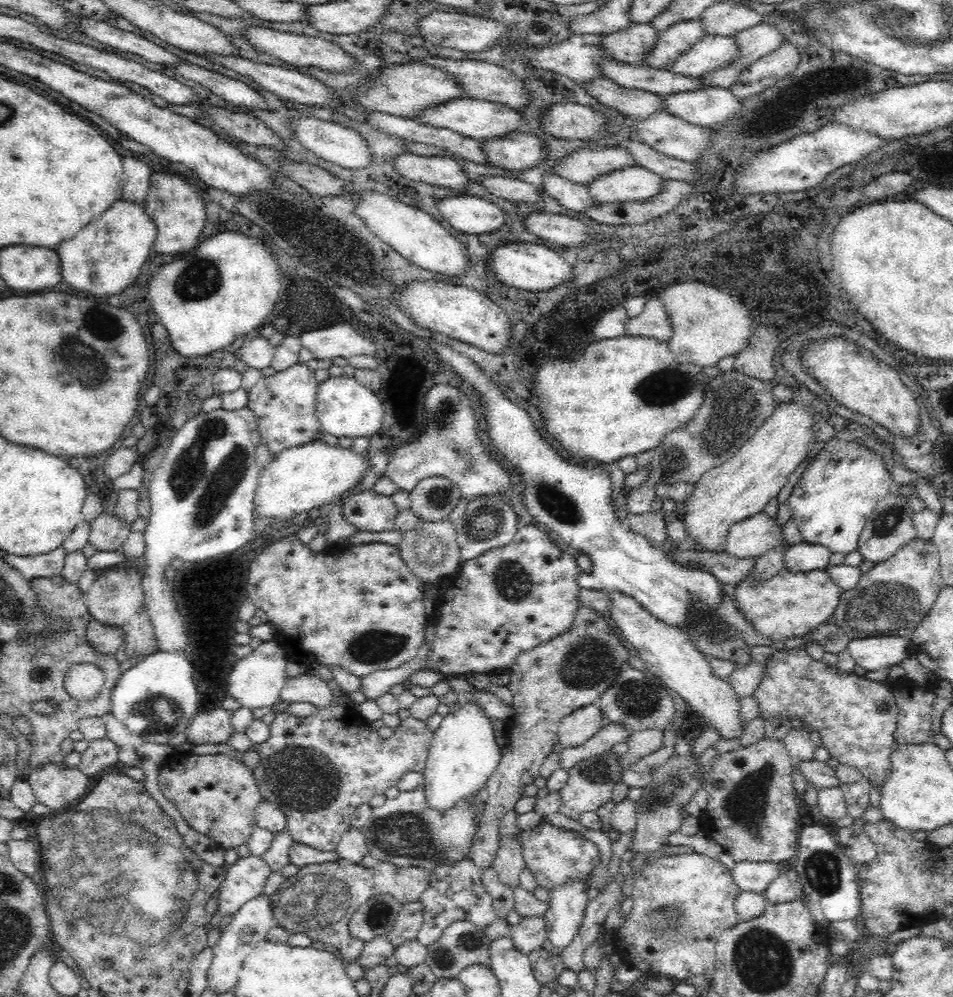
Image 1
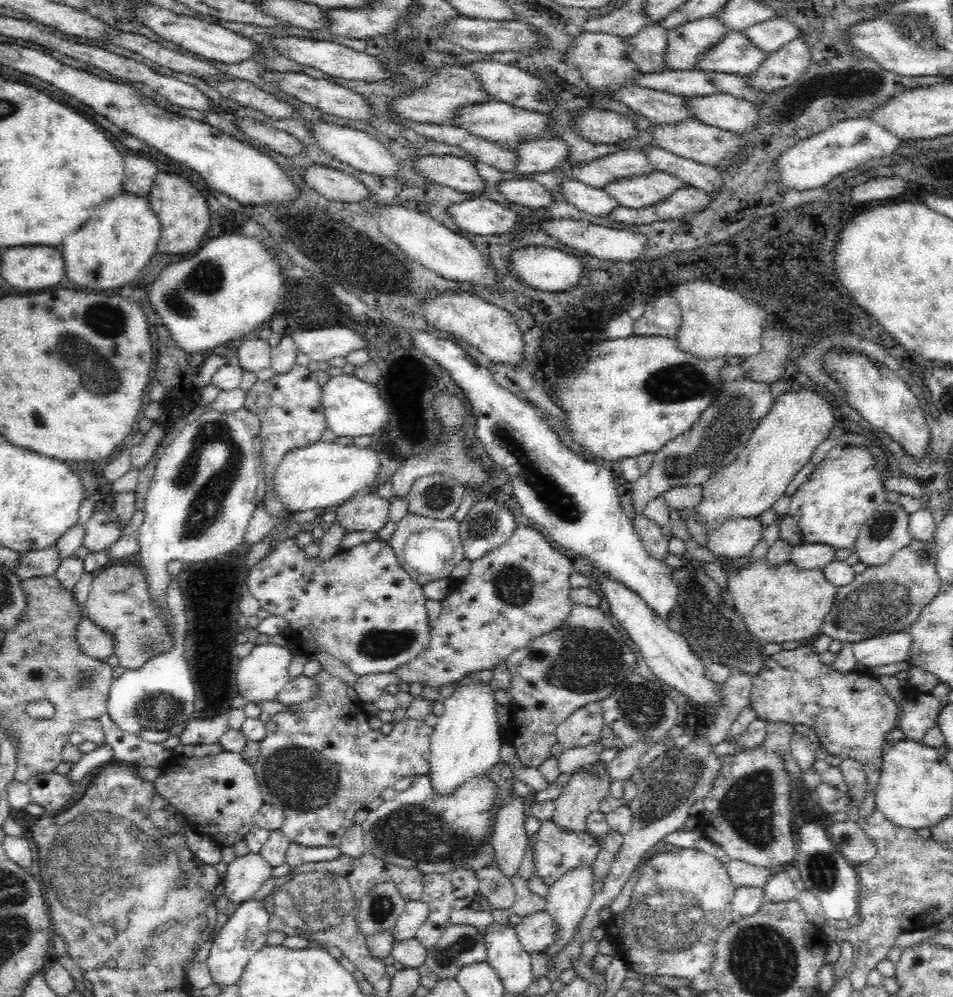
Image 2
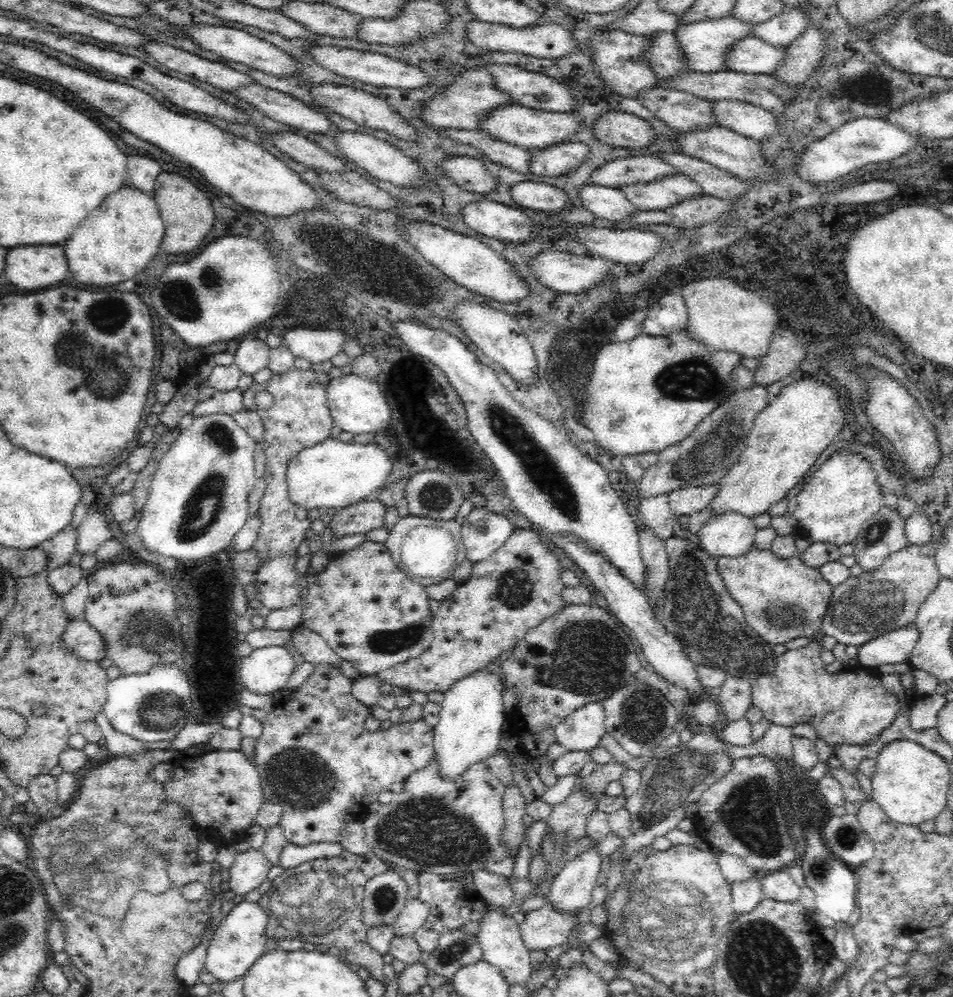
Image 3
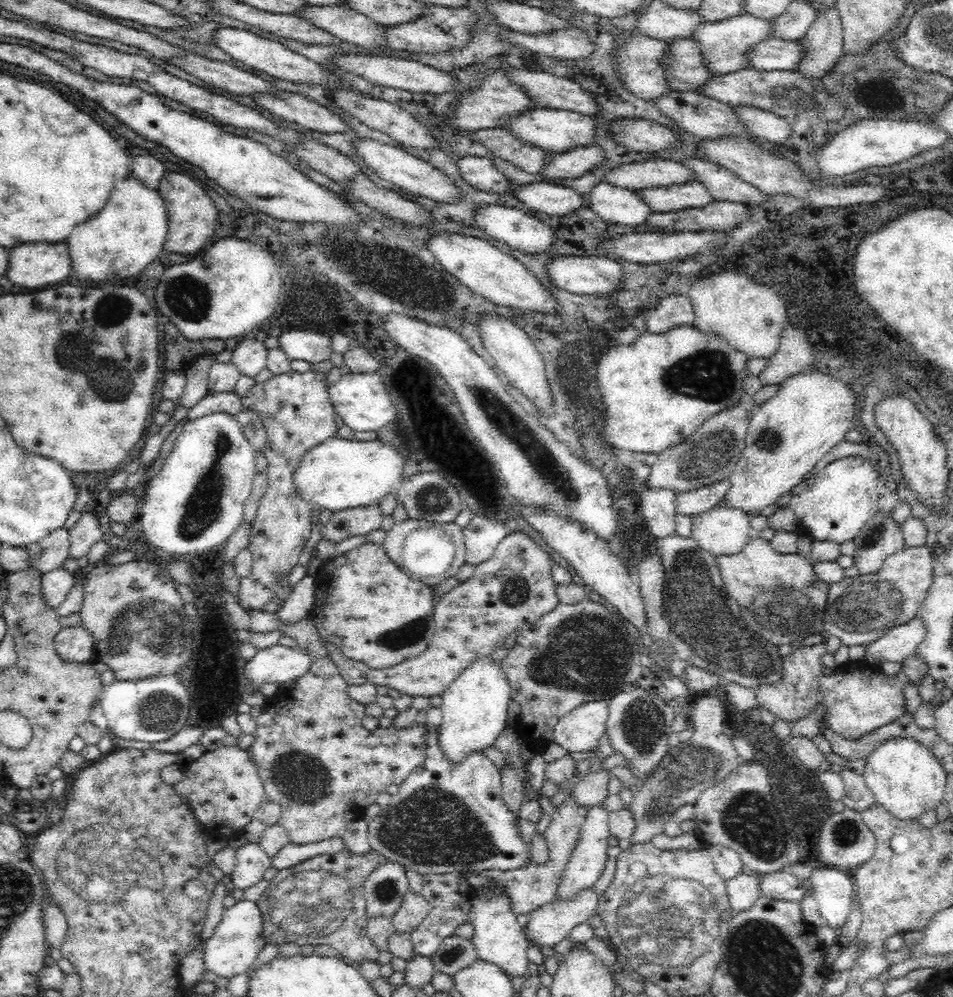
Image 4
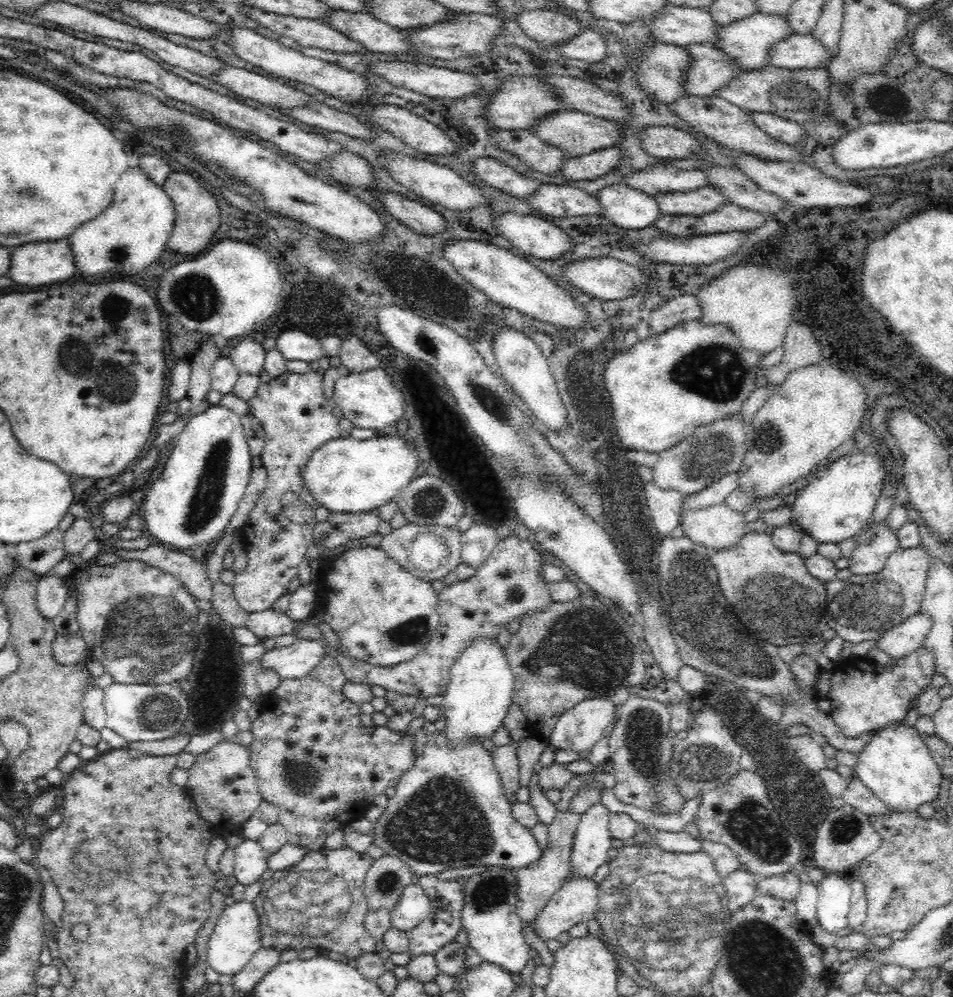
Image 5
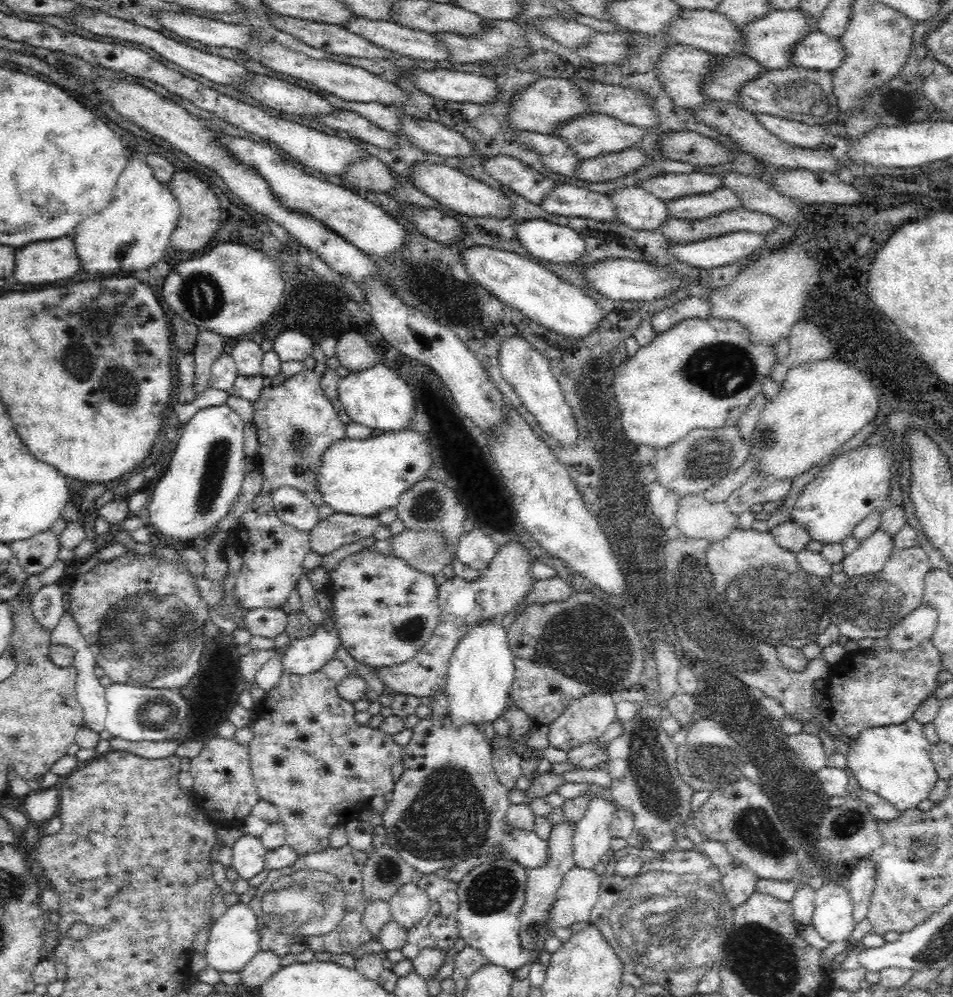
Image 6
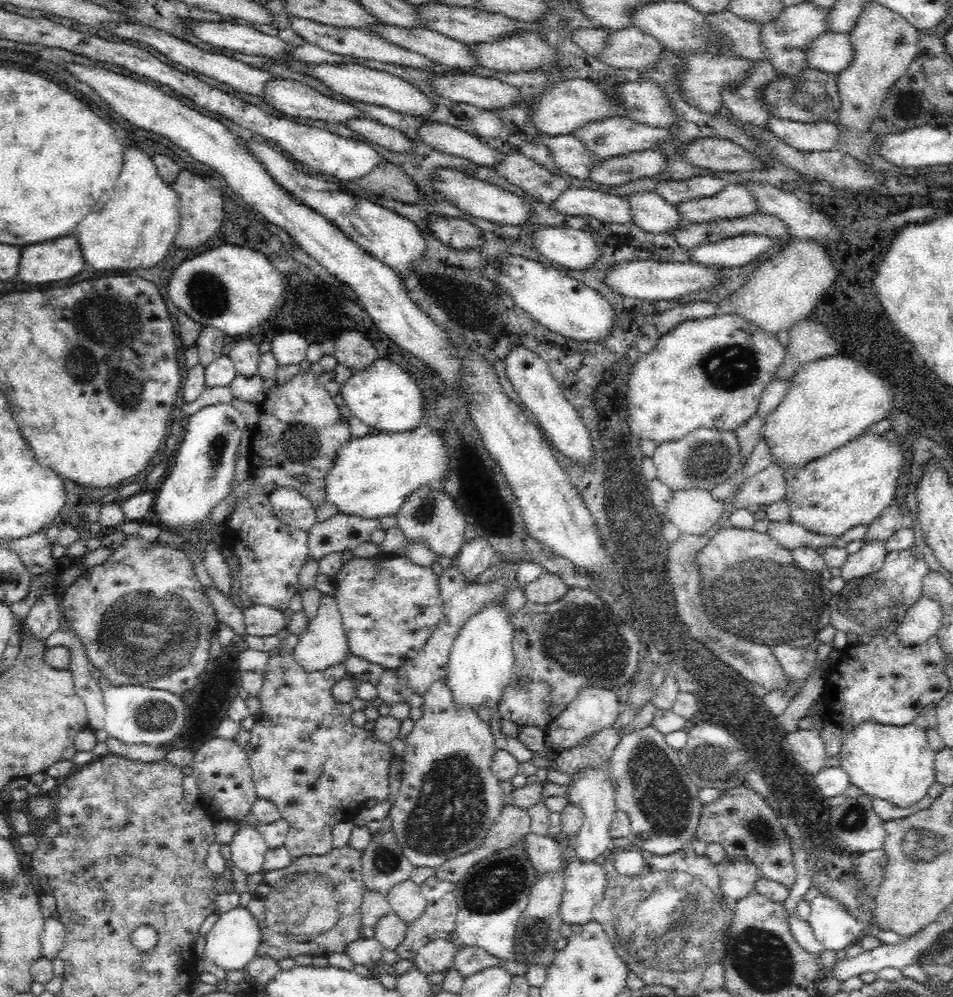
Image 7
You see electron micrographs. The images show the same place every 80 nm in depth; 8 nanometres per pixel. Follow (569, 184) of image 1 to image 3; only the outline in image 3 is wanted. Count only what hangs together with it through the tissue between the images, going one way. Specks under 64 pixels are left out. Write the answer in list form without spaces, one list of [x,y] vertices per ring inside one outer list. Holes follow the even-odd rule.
[[[582,184],[577,195],[586,212],[604,222],[624,221],[639,212],[618,189]]]

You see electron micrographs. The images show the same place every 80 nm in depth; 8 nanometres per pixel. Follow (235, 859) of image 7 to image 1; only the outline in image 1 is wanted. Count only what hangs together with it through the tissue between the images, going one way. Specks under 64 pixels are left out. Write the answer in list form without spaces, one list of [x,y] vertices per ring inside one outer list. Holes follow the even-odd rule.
[[[248,855],[229,866],[218,890],[216,912],[222,916],[233,914],[249,900],[263,893],[271,870],[263,857]]]

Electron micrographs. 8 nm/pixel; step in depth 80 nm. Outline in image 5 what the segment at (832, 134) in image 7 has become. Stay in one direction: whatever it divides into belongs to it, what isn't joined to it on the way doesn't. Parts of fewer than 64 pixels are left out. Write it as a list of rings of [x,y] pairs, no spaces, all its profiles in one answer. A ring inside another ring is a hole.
[[[747,112],[751,122],[768,137],[793,145],[804,136],[805,128],[796,122],[766,112]]]

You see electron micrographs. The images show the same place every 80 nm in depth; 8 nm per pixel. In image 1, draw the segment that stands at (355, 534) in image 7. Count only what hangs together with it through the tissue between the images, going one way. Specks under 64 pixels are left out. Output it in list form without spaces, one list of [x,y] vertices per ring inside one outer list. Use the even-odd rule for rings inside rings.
[[[373,490],[352,494],[342,504],[341,513],[348,523],[361,532],[386,532],[396,530],[399,510],[389,497]]]

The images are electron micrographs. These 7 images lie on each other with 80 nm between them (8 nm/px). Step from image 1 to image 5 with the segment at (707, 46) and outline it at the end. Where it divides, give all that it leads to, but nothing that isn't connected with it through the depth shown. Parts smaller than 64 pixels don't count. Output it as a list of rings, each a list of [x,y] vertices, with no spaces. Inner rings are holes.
[[[791,35],[769,49],[766,67],[788,70],[824,69],[830,62],[831,54],[812,35]]]

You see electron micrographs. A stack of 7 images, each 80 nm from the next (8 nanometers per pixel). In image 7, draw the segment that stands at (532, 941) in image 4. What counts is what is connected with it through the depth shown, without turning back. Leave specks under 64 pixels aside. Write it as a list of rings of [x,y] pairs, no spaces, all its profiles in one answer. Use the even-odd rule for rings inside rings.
[[[575,857],[565,868],[564,888],[558,912],[564,924],[588,924],[592,907],[602,900],[607,872],[594,862],[584,863]]]

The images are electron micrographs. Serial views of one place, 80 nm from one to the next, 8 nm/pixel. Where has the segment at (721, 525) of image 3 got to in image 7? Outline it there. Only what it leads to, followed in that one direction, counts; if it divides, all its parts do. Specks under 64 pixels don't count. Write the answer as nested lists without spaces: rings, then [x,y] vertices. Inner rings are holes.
[[[684,489],[676,491],[668,503],[666,521],[677,526],[681,534],[702,537],[722,522],[724,501],[712,498],[710,491]]]

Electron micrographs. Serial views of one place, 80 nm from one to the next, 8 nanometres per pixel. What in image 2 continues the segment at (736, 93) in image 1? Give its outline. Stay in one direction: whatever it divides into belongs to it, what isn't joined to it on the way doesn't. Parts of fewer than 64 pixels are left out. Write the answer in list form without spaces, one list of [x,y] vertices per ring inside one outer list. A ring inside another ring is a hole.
[[[796,37],[777,52],[770,53],[757,70],[744,75],[751,78],[751,89],[770,94],[796,83],[810,61],[810,52],[803,40],[802,37]]]

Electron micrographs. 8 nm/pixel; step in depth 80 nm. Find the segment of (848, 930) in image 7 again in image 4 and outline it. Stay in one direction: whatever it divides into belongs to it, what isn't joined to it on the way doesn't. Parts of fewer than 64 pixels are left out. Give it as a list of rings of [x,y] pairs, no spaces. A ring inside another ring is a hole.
[[[812,857],[806,866],[811,867],[809,880],[819,911],[829,926],[837,930],[851,913],[855,896],[852,872],[830,868],[827,864],[817,862],[816,857]]]

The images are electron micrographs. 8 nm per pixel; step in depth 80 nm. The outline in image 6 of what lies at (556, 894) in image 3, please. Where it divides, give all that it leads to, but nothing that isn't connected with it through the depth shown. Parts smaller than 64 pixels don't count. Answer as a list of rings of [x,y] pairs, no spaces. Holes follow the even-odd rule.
[[[589,796],[586,813],[575,823],[572,857],[576,867],[592,870],[602,856],[611,853],[609,828],[615,812],[613,804],[604,798]]]

